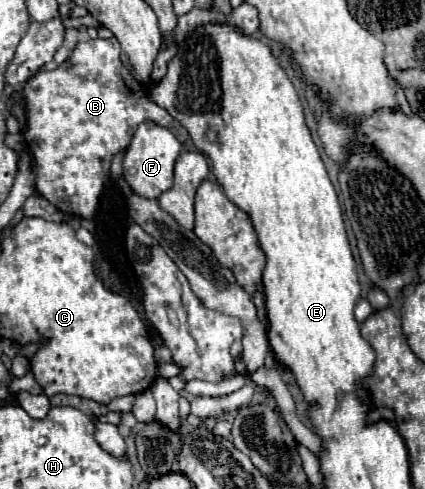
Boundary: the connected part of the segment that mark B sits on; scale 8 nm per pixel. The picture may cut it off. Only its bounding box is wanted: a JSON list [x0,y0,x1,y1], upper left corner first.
[24,37,188,219]

